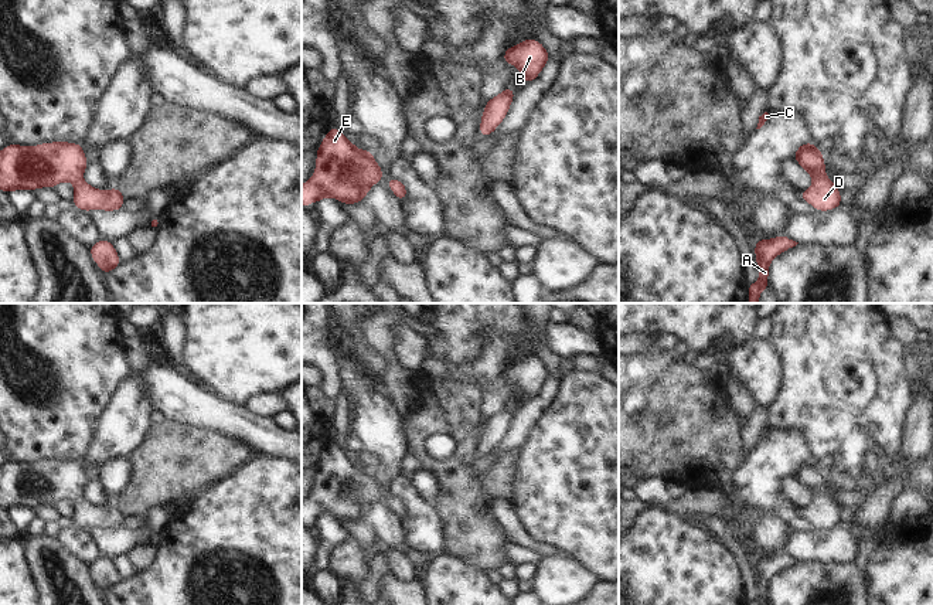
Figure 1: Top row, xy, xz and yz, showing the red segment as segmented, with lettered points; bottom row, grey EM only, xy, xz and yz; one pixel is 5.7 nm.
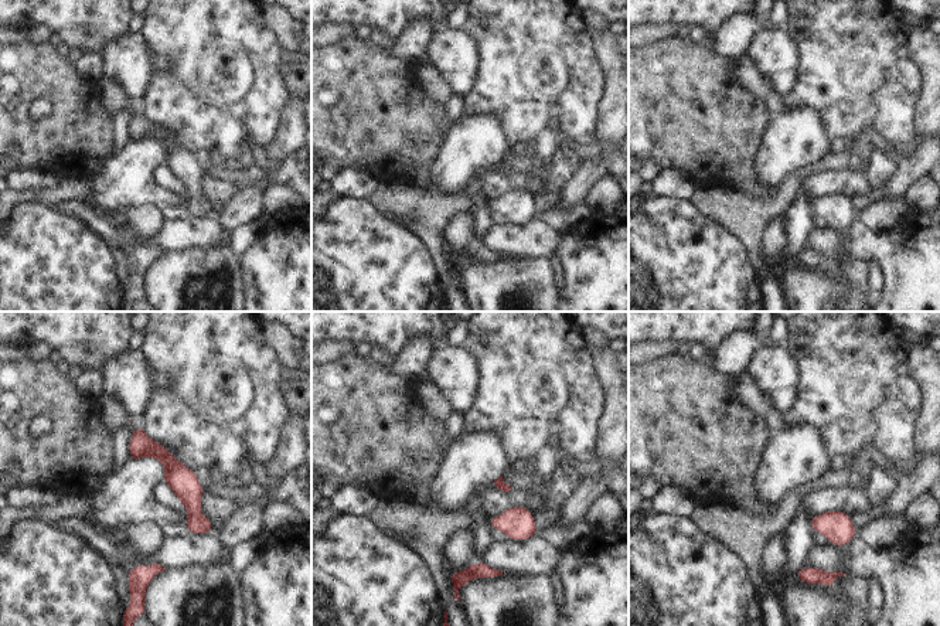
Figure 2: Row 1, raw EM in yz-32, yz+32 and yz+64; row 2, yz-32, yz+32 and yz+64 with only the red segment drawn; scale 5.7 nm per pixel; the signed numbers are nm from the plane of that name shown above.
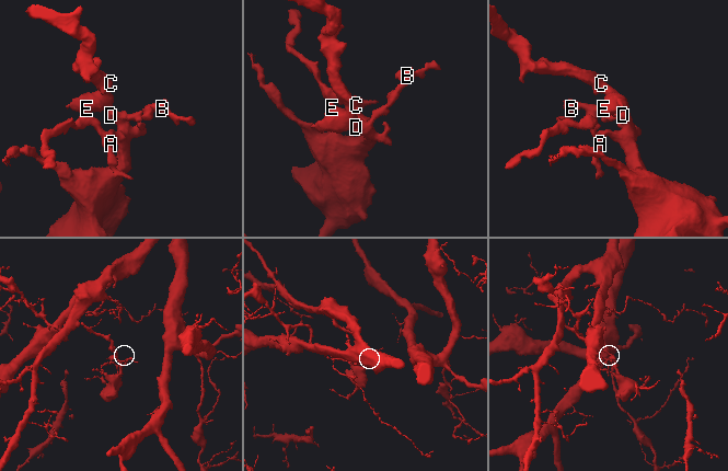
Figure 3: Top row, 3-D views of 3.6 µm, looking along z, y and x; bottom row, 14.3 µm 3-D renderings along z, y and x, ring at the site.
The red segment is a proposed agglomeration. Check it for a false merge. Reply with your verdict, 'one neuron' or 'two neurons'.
one neuron

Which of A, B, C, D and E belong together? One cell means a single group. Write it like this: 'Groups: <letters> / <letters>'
Groups: A B C D E.

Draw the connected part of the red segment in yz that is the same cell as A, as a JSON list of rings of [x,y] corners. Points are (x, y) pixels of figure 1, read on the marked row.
[[[779,235],[770,239],[759,239],[755,244],[755,256],[759,268],[759,281],[749,283],[749,299],[748,303],[759,303],[759,295],[769,288],[769,265],[782,252],[796,247],[799,242],[790,239],[786,235]]]

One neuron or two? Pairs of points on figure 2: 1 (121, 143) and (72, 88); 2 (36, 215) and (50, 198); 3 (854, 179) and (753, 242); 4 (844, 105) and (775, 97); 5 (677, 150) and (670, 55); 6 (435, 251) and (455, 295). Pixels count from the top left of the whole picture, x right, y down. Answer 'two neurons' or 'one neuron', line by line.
1: two neurons
2: two neurons
3: two neurons
4: two neurons
5: one neuron
6: two neurons

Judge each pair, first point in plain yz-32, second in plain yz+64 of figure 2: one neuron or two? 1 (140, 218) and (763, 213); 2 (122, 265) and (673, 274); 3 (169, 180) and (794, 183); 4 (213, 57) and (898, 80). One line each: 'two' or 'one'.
1: two
2: two
3: two
4: one

